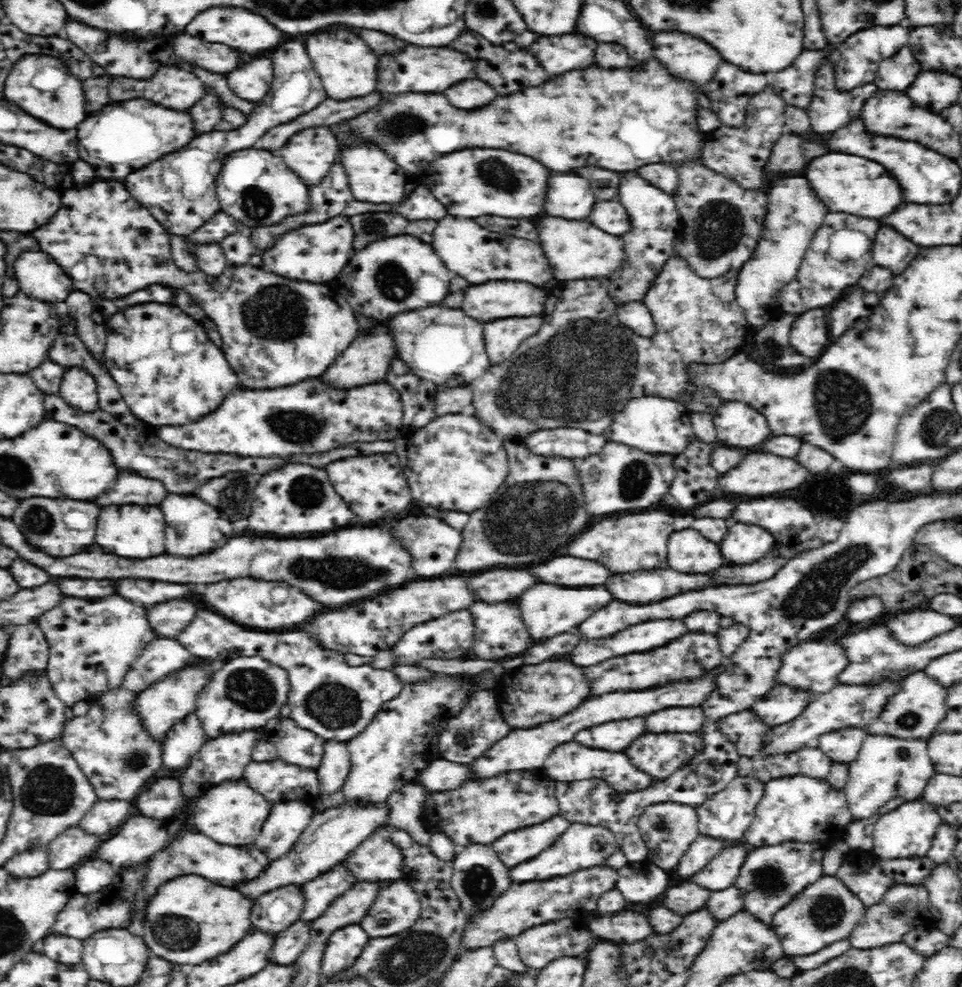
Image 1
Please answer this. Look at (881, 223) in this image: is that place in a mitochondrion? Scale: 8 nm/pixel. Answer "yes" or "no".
no

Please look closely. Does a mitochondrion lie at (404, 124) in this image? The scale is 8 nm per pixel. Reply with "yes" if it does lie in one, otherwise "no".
yes

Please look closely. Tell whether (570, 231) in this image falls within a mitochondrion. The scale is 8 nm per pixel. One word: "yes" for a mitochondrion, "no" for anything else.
no

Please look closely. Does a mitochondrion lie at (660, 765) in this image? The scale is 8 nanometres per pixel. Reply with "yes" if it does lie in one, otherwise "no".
no

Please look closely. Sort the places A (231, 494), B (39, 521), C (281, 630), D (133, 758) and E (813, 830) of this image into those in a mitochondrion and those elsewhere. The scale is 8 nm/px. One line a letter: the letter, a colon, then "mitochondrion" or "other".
A: mitochondrion
B: mitochondrion
C: other
D: mitochondrion
E: other

